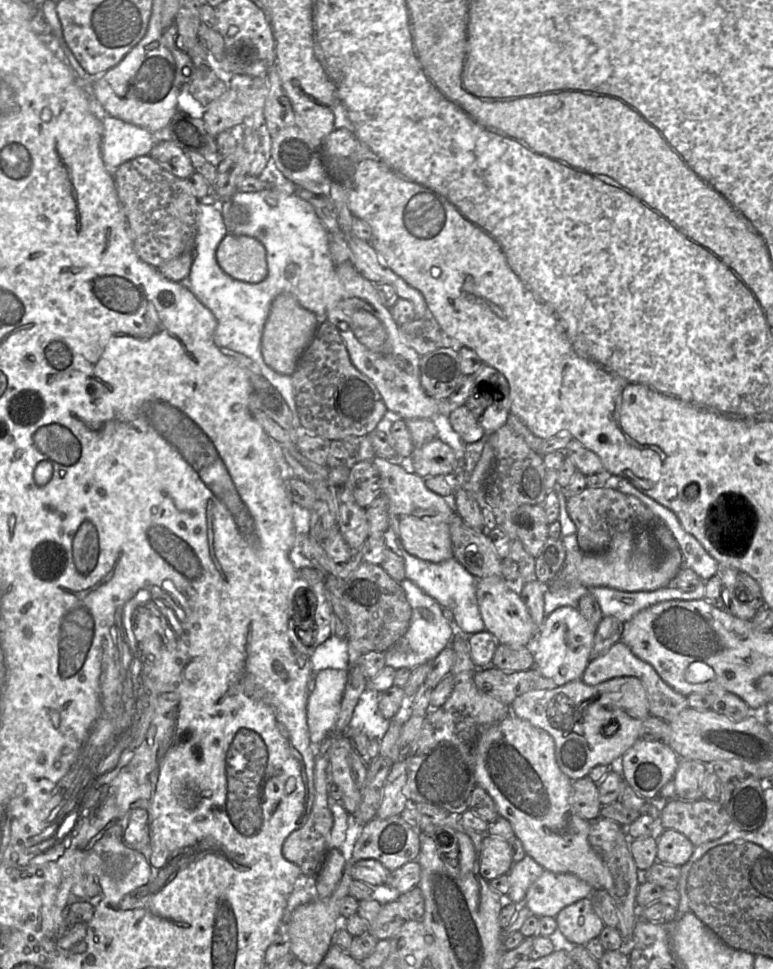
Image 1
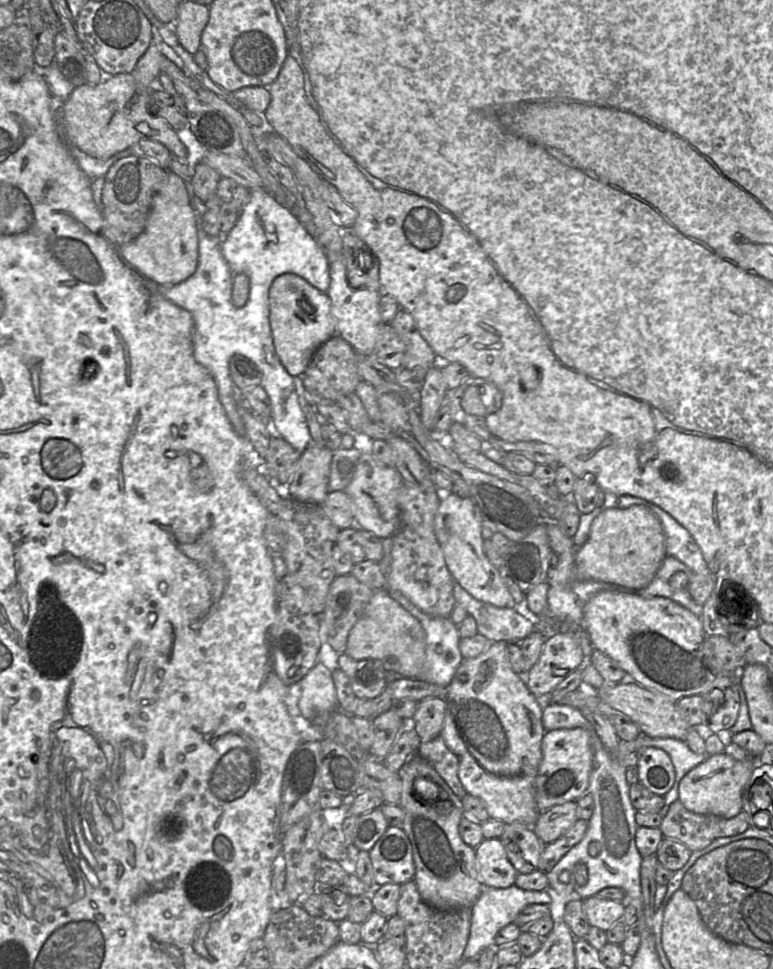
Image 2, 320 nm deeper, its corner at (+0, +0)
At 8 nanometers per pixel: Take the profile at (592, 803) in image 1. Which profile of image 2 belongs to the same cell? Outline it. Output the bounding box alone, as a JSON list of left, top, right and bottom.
[532,801,577,845]

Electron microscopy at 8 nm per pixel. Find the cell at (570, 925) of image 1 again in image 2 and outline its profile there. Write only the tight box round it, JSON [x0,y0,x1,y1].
[583,896,625,930]

